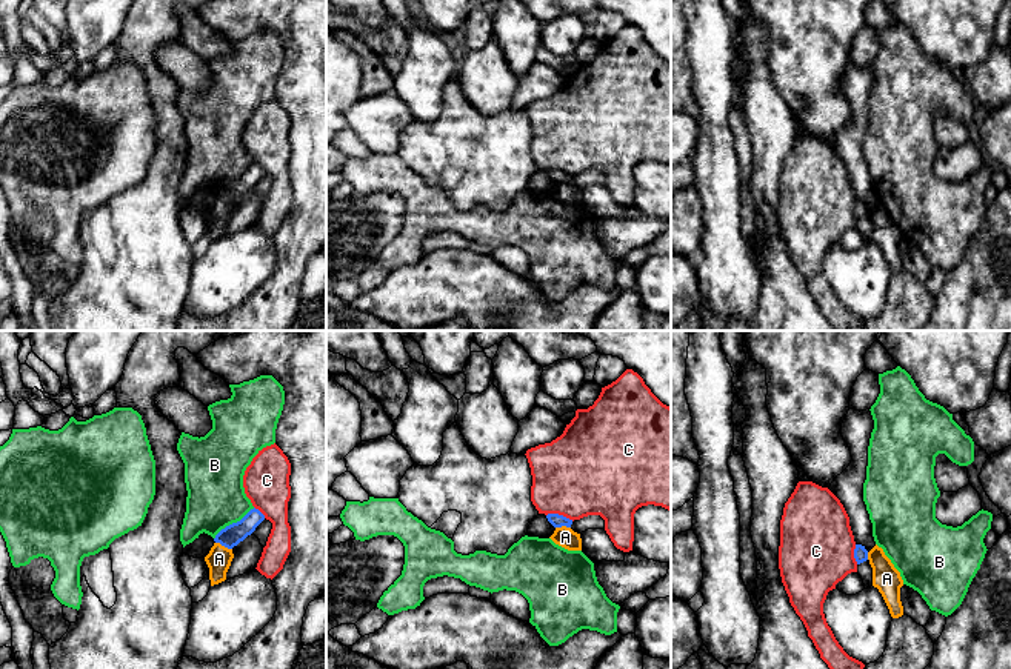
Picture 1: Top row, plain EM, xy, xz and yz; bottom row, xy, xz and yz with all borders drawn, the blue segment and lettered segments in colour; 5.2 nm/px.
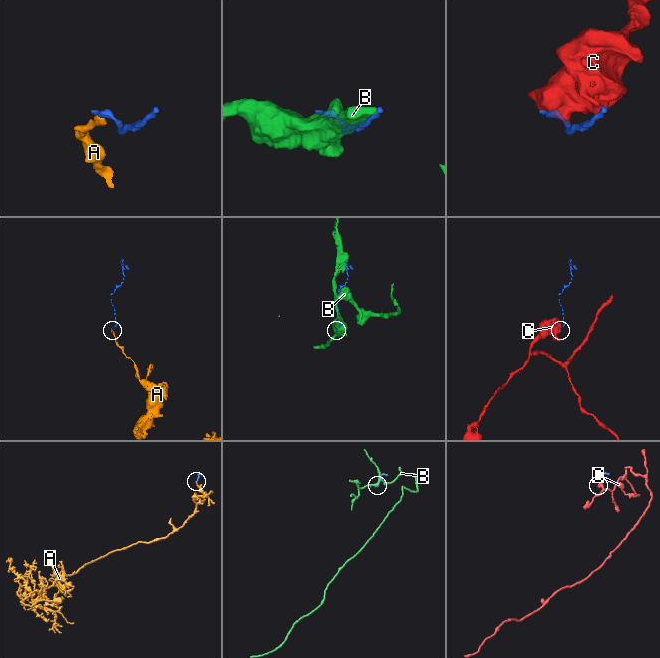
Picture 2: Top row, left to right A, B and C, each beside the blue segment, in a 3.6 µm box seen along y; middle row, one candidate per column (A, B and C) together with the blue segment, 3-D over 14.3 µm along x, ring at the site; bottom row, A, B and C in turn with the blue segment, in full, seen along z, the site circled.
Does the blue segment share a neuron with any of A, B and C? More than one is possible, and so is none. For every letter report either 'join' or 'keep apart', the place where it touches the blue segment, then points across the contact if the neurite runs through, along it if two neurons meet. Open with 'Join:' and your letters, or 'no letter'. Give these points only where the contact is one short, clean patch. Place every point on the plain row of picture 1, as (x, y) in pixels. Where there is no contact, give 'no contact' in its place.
Join: no letter
A: keep apart | xy (223, 200) | along xy (216, 197), (231, 205)
B: keep apart | xy (233, 179)
C: keep apart | xz (560, 171)

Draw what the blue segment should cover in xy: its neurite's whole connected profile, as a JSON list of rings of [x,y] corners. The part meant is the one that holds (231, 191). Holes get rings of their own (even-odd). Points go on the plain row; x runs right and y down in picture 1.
[[[251,165],[240,177],[232,178],[222,185],[214,197],[222,201],[232,205],[240,197],[243,197],[248,191],[251,191],[255,183],[265,175],[265,171],[259,165]]]

